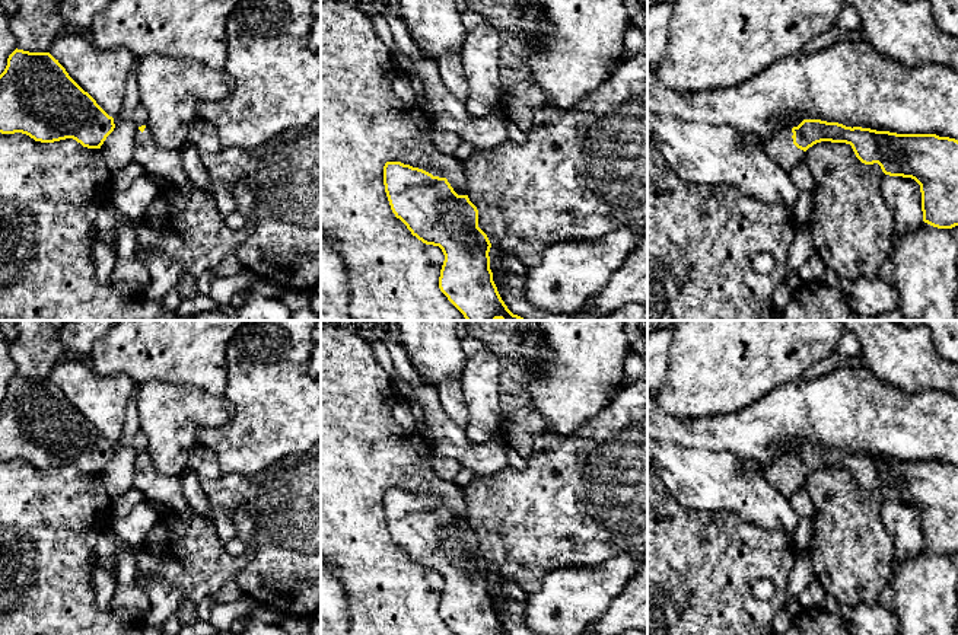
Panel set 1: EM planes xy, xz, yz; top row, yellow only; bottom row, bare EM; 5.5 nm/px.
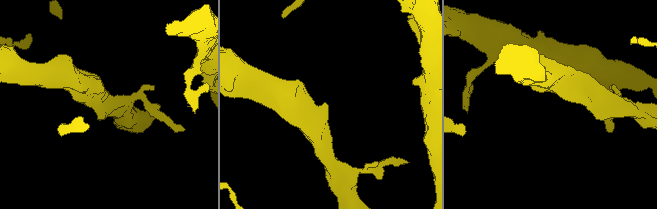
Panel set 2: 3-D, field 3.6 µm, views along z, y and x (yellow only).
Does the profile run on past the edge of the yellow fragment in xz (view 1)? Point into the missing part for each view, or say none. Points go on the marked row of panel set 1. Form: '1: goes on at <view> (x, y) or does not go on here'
1: does not go on here

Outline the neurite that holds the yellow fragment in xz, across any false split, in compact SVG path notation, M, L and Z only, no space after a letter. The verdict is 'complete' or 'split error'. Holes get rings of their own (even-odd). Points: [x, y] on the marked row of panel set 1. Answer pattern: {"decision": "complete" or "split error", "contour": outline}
{"decision": "complete", "contour": "M386 162L383 185L392 213L426 245L439 246L445 255L439 288L467 320L526 320L513 315L502 300L490 269L491 243L478 227L478 210L468 195L458 195L446 178L404 165Z"}

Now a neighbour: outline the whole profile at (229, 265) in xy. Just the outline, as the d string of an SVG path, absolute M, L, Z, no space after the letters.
M230 253L222 259L217 267L219 277L233 277L238 275L244 269L235 253Z

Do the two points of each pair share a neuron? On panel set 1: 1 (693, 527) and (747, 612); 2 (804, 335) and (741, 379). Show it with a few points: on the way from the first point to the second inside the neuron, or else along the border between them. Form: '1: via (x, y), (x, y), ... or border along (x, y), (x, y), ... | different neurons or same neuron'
1: via (693, 548), (693, 558), (726, 592) | same neuron
2: via (788, 335), (757, 363) | same neuron

